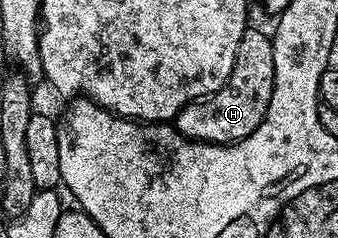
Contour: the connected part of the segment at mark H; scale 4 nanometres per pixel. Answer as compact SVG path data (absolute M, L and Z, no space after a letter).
M254 26L247 27L240 38L240 46L236 50L236 62L232 66L232 74L220 90L203 100L193 100L188 106L175 114L172 126L181 136L190 140L199 140L205 144L234 144L238 140L248 138L260 122L268 114L268 106L272 102L274 89L274 42Z

